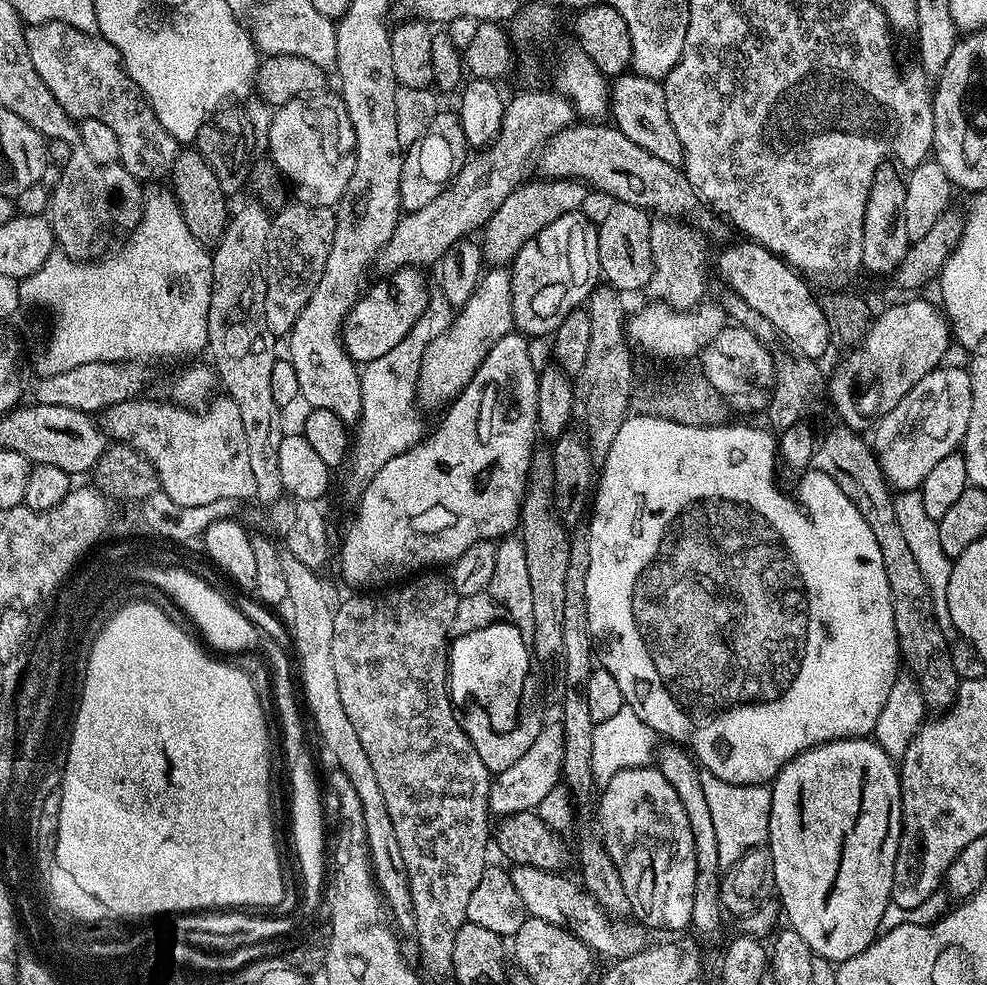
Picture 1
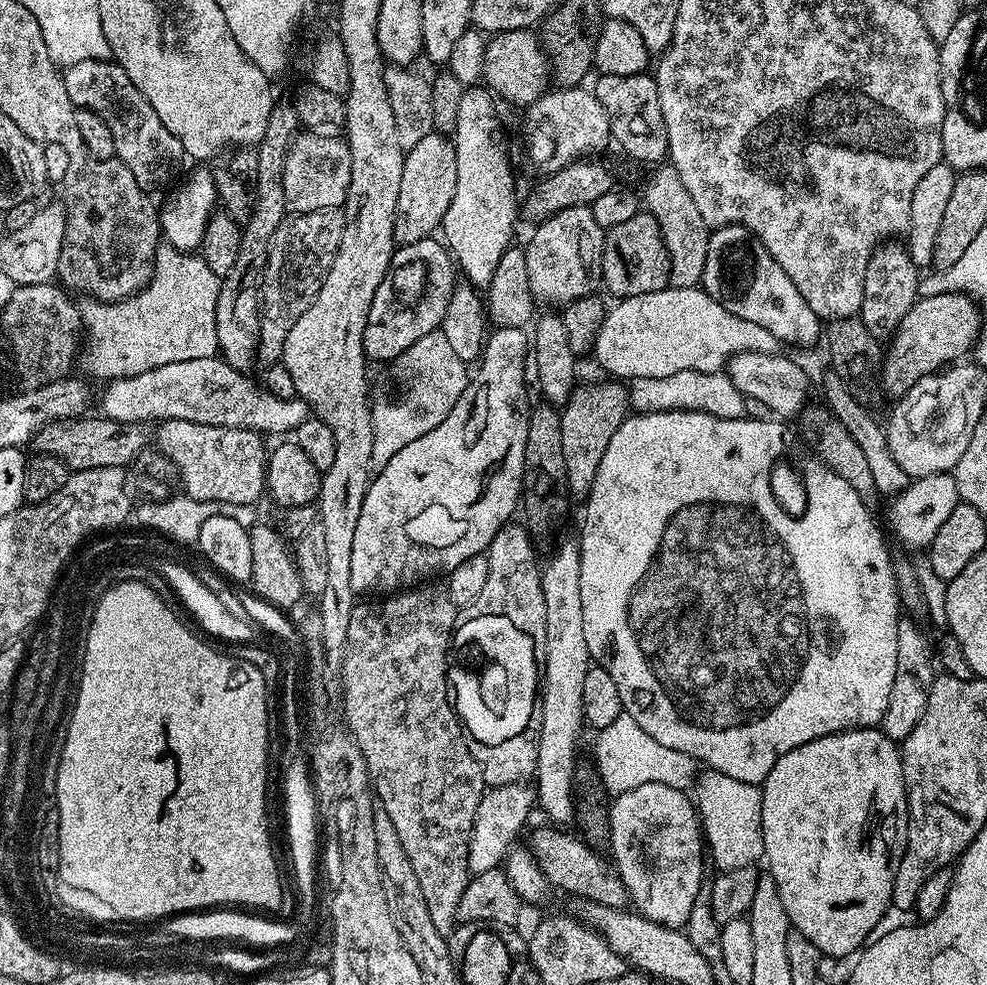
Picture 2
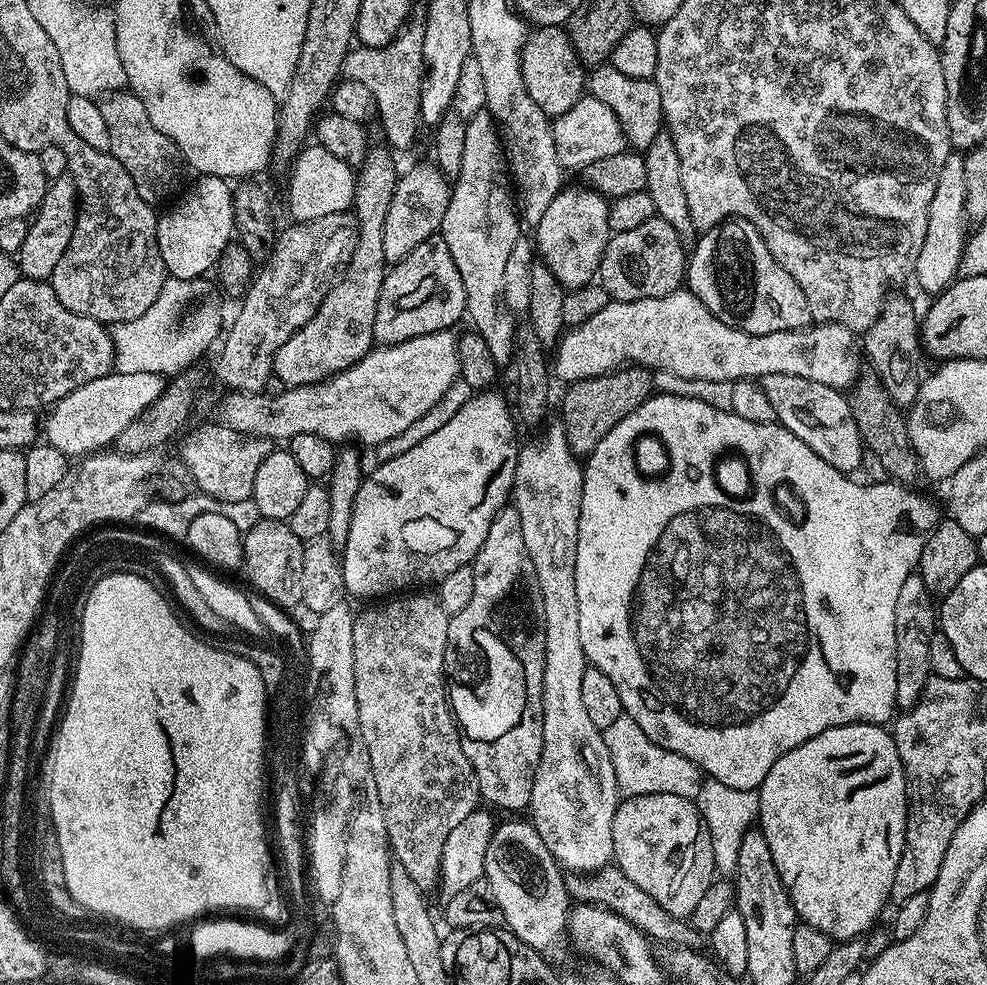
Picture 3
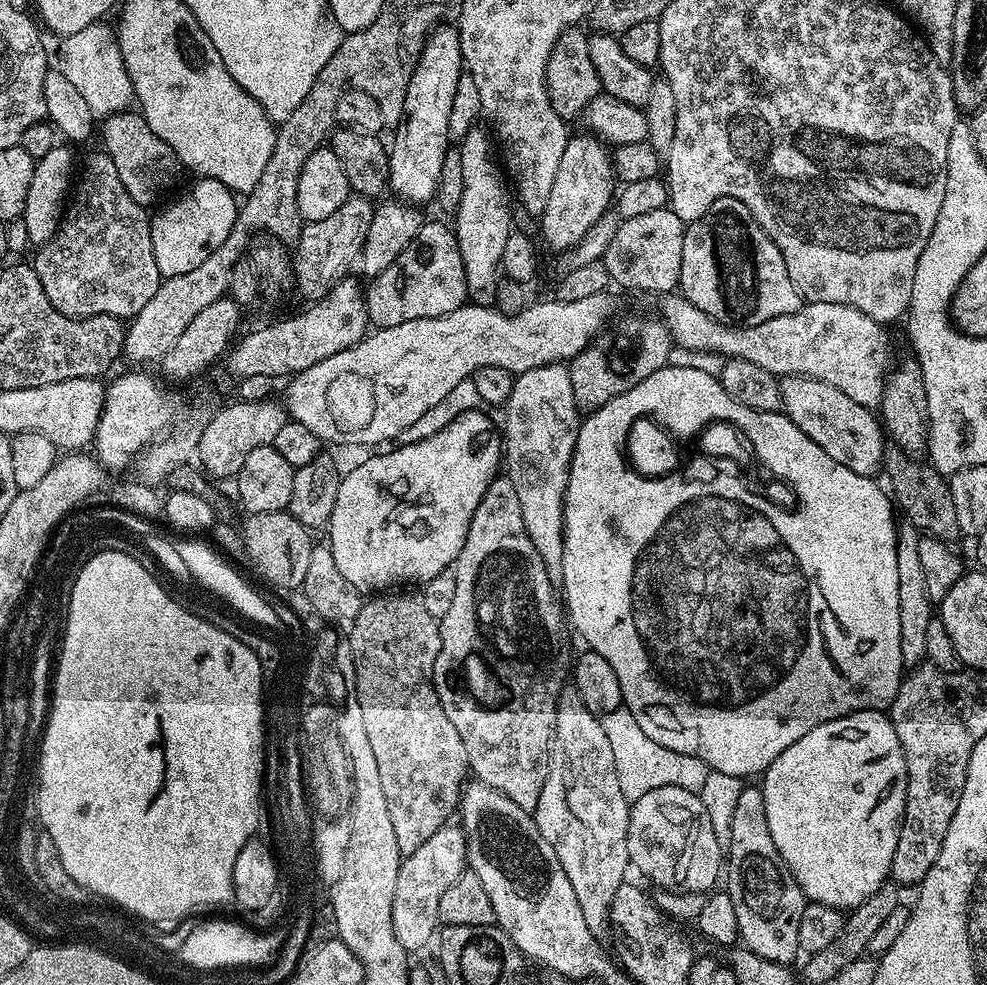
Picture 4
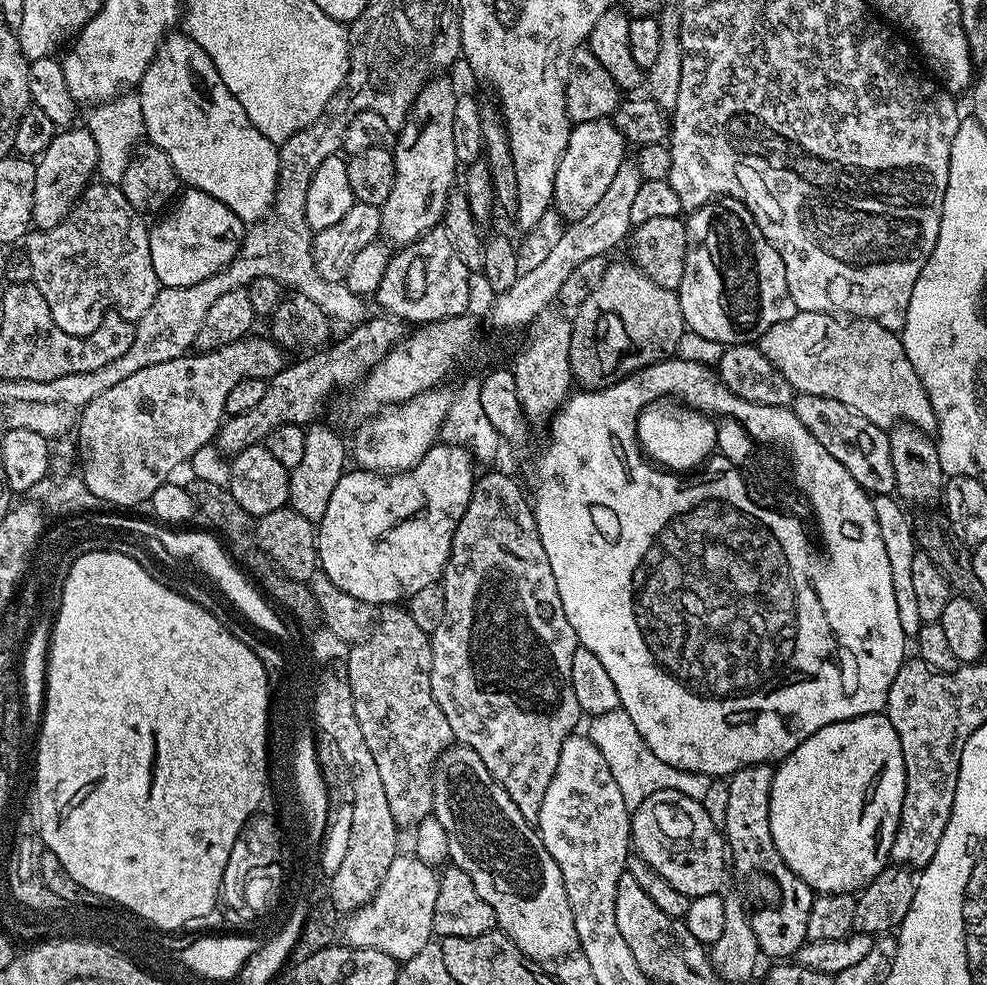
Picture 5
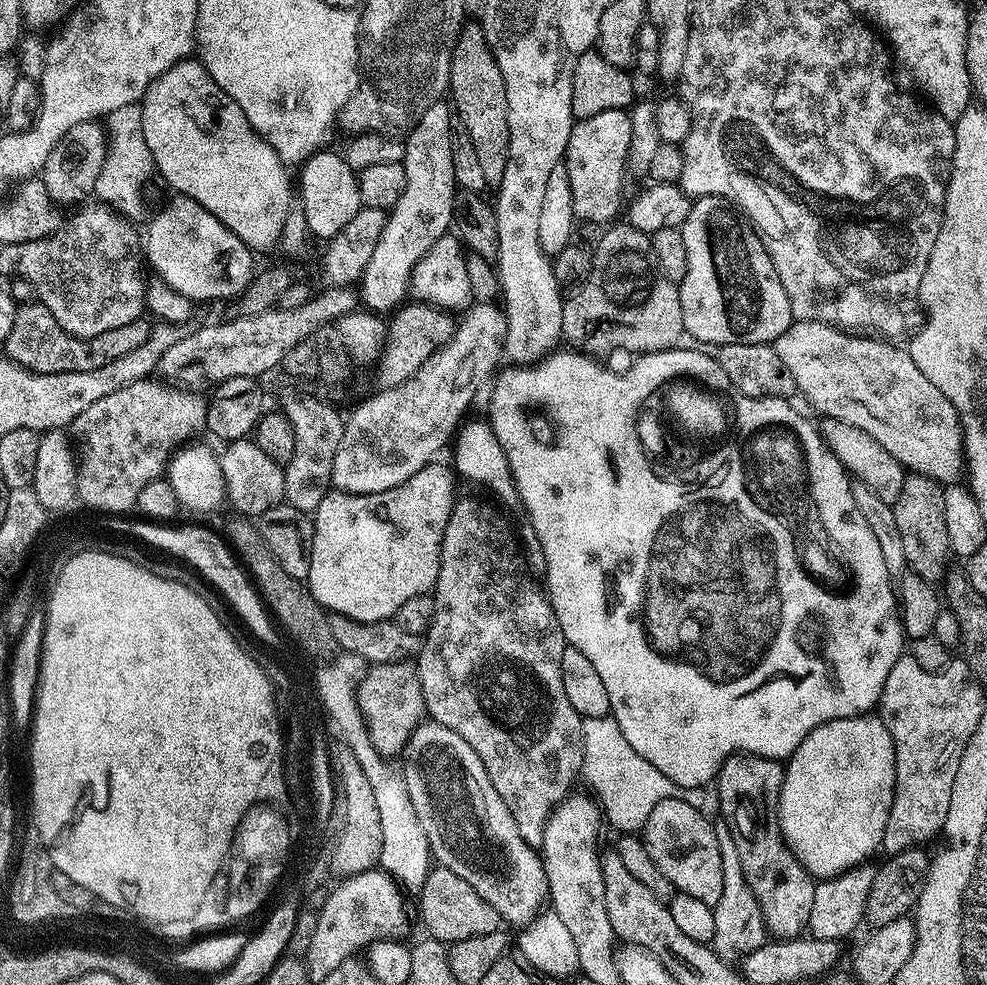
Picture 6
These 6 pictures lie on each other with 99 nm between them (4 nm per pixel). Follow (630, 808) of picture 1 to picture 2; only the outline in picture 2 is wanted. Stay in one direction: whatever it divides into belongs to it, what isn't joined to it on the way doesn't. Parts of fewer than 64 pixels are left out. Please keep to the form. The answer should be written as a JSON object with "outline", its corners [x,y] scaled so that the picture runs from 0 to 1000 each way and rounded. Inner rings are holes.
{"outline":[[[655,794],[655,798],[641,800],[633,799],[631,803],[624,813],[619,813],[616,826],[616,848],[622,880],[634,899],[643,925],[656,937],[692,943],[699,932],[699,920],[703,920],[703,912],[707,912],[707,904],[714,896],[715,856],[706,818],[696,803],[668,797],[667,794]]]}

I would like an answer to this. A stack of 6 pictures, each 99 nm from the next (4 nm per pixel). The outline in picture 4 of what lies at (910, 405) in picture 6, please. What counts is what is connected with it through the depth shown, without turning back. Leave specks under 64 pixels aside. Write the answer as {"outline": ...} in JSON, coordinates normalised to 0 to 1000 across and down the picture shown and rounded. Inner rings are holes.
{"outline":[[[677,298],[672,302],[668,320],[677,331],[677,337],[686,350],[698,353],[701,357],[726,357],[729,363],[755,365],[764,368],[764,372],[772,372],[772,376],[780,376],[788,384],[795,382],[816,382],[829,388],[837,388],[841,392],[849,392],[853,400],[865,404],[873,412],[887,415],[896,400],[896,388],[900,384],[900,341],[895,332],[882,325],[873,315],[862,313],[856,309],[845,307],[819,307],[804,319],[796,319],[792,323],[780,323],[780,327],[772,327],[761,331],[743,331],[719,323],[707,311],[703,311],[689,298]]]}

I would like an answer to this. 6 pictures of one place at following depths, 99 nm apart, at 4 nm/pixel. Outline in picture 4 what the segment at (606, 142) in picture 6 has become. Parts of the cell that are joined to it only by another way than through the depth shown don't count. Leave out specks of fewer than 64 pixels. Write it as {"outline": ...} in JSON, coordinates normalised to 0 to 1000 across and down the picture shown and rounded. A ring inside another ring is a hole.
{"outline":[[[581,137],[573,152],[569,152],[569,164],[565,164],[565,177],[561,177],[561,189],[557,201],[553,201],[553,213],[546,222],[547,240],[559,252],[581,252],[617,214],[622,203],[622,172],[620,154],[611,142],[599,137]]]}

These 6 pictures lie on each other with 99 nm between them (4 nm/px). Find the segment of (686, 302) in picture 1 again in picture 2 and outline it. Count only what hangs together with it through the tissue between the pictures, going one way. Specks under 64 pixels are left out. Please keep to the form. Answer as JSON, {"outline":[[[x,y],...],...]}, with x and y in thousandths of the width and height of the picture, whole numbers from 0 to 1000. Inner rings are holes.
{"outline":[[[680,164],[662,170],[650,194],[651,210],[664,221],[673,239],[675,254],[679,258],[679,288],[683,292],[704,292],[709,288],[711,274],[715,268],[715,250],[719,239],[719,229],[707,217],[703,201],[691,189],[687,173]]]}

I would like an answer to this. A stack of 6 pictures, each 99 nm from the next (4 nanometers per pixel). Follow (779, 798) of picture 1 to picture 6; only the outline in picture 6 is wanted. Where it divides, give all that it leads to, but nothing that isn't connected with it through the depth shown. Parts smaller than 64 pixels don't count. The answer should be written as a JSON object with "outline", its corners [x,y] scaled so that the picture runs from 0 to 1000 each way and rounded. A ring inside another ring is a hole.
{"outline":[[[876,725],[862,727],[852,731],[842,731],[839,735],[829,737],[813,749],[813,753],[802,762],[802,766],[796,773],[794,793],[790,803],[790,842],[794,848],[794,854],[800,864],[809,871],[809,875],[818,883],[824,891],[838,891],[840,889],[852,889],[854,885],[860,885],[862,881],[868,881],[871,877],[882,874],[883,868],[893,864],[896,856],[896,844],[898,843],[898,830],[902,830],[902,818],[906,814],[908,805],[908,766],[906,765],[906,753],[902,749],[902,741],[892,732],[891,726]]]}

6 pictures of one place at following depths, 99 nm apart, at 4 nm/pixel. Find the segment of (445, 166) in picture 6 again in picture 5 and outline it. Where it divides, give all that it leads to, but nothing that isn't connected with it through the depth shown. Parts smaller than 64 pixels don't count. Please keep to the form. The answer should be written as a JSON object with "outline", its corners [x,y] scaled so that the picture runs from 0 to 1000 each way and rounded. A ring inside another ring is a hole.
{"outline":[[[443,76],[431,85],[417,106],[415,121],[404,131],[399,142],[399,187],[395,199],[385,211],[385,229],[388,239],[401,250],[418,248],[425,240],[449,224],[452,201],[464,183],[459,143],[460,108],[464,93],[450,77],[453,76]]]}

